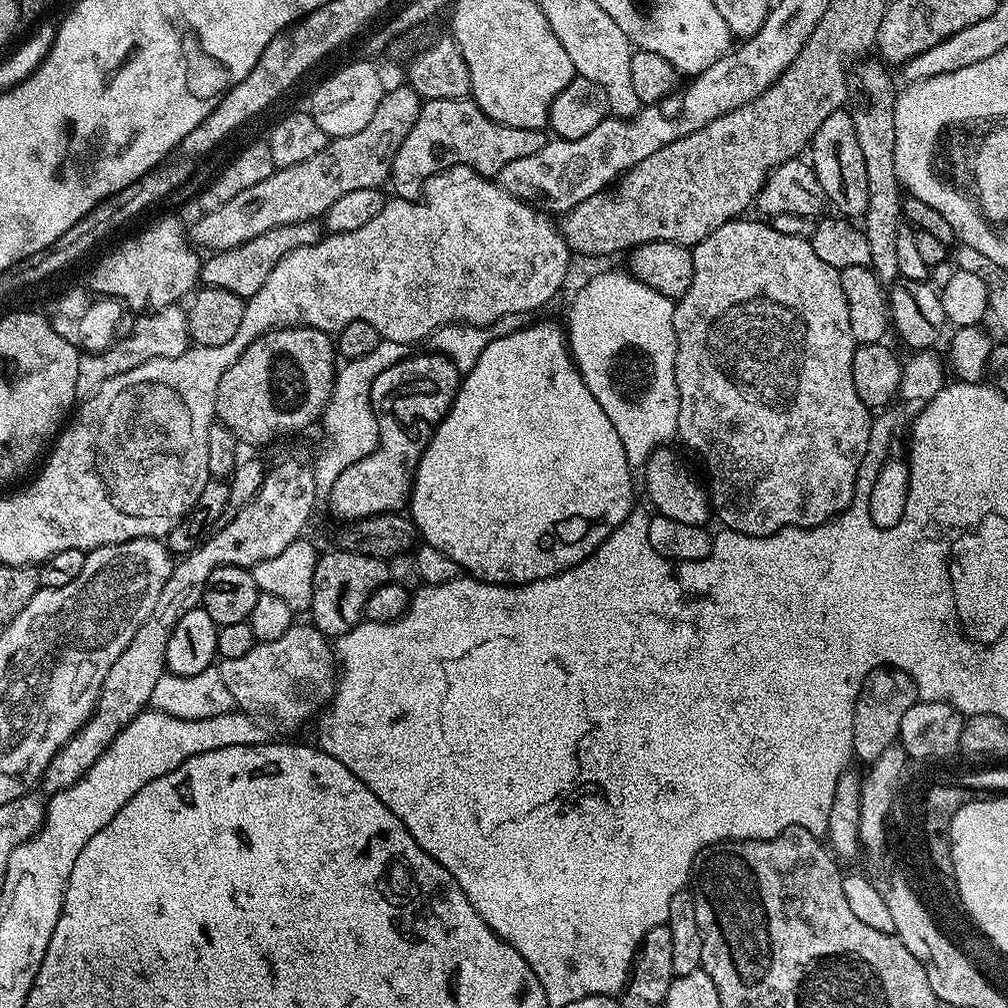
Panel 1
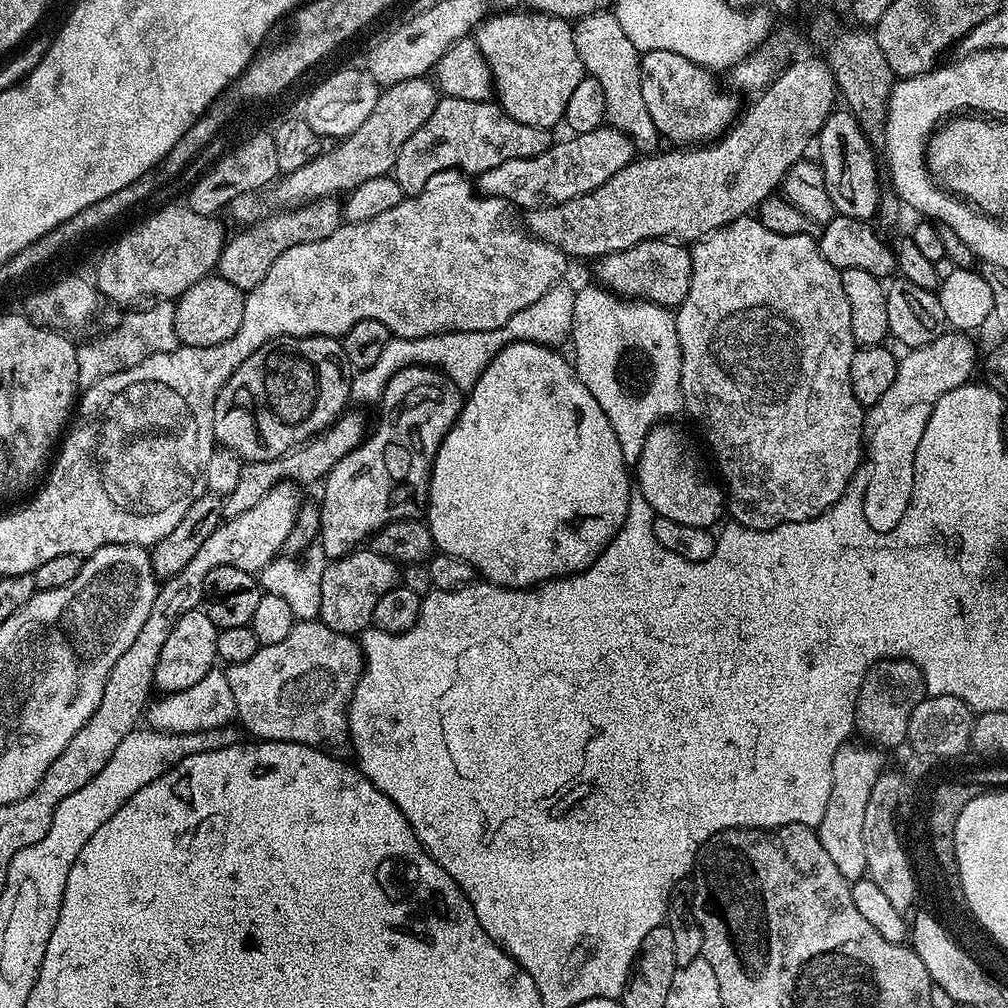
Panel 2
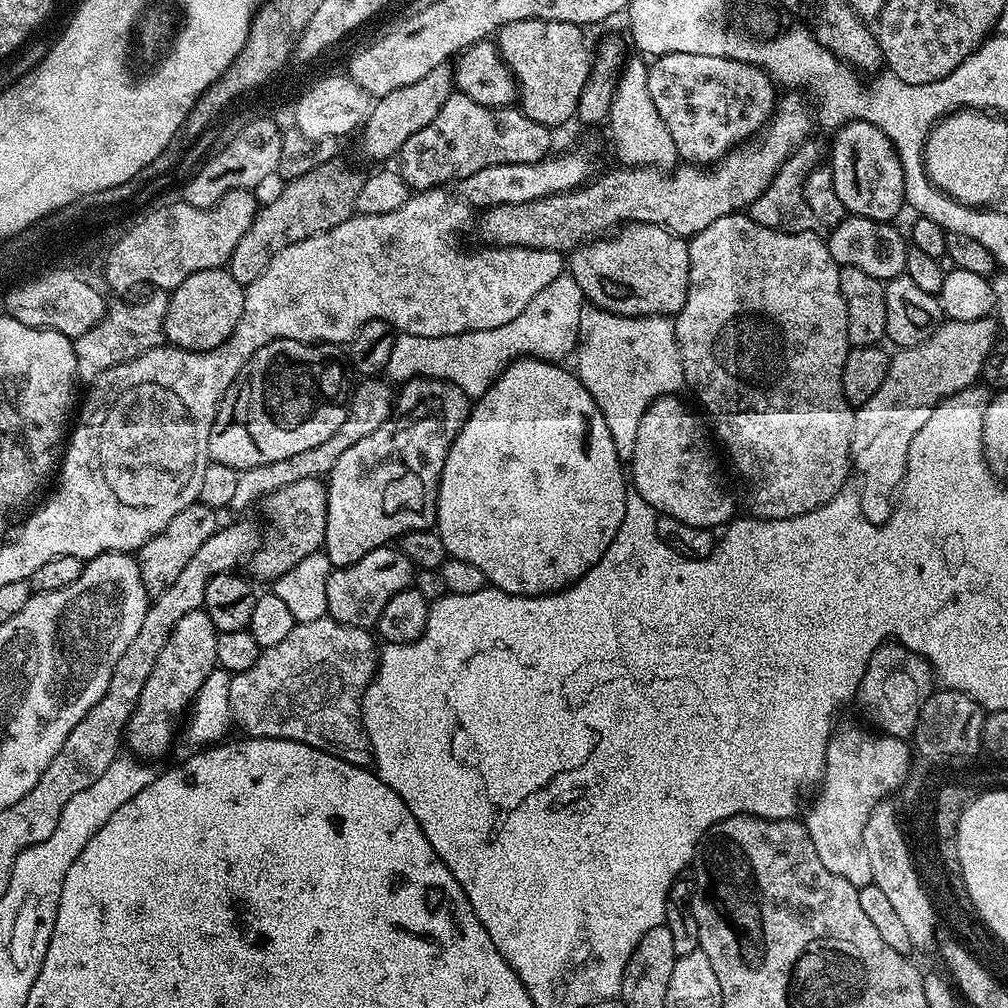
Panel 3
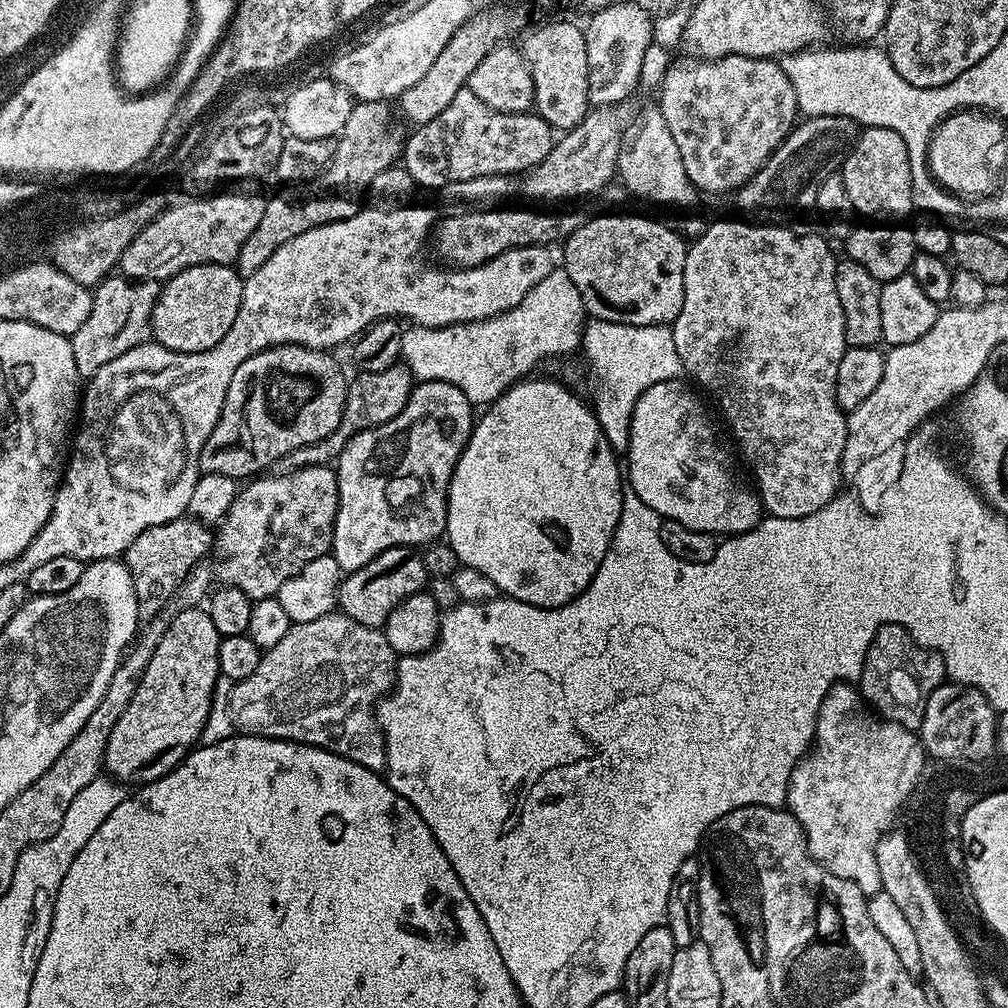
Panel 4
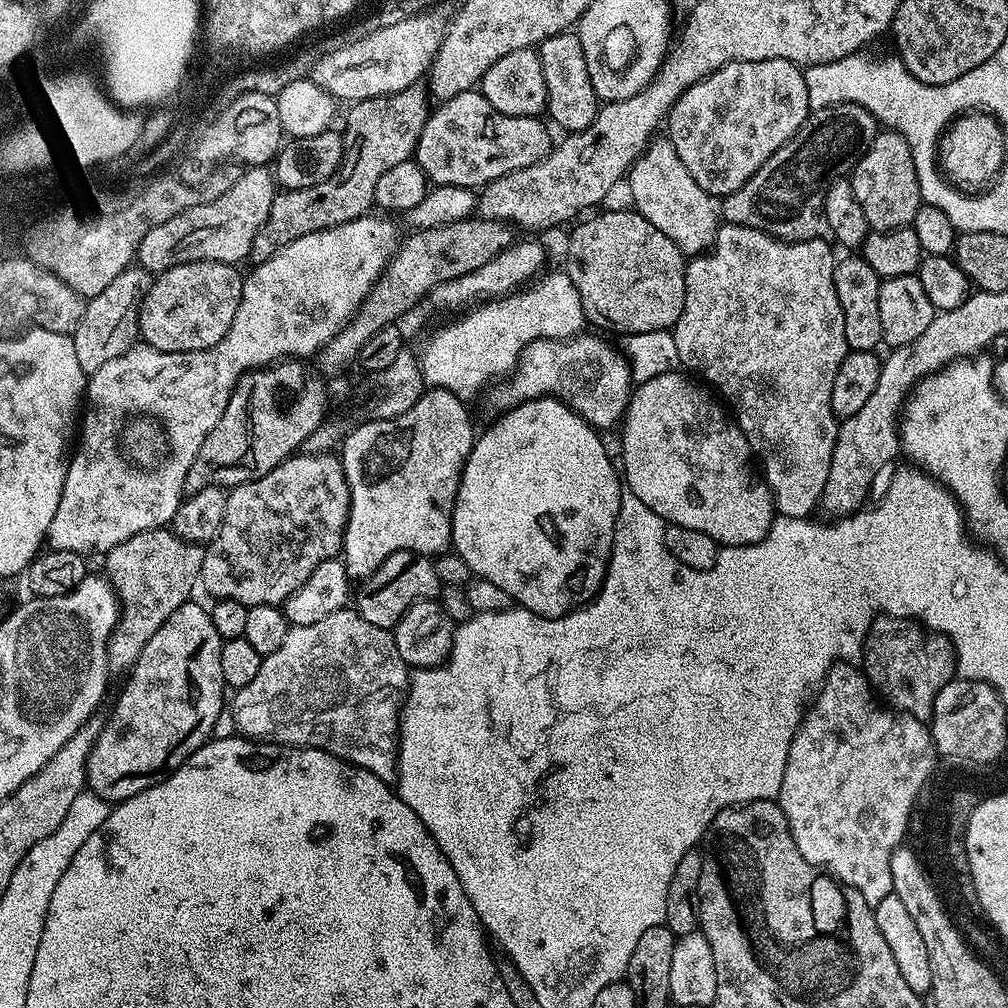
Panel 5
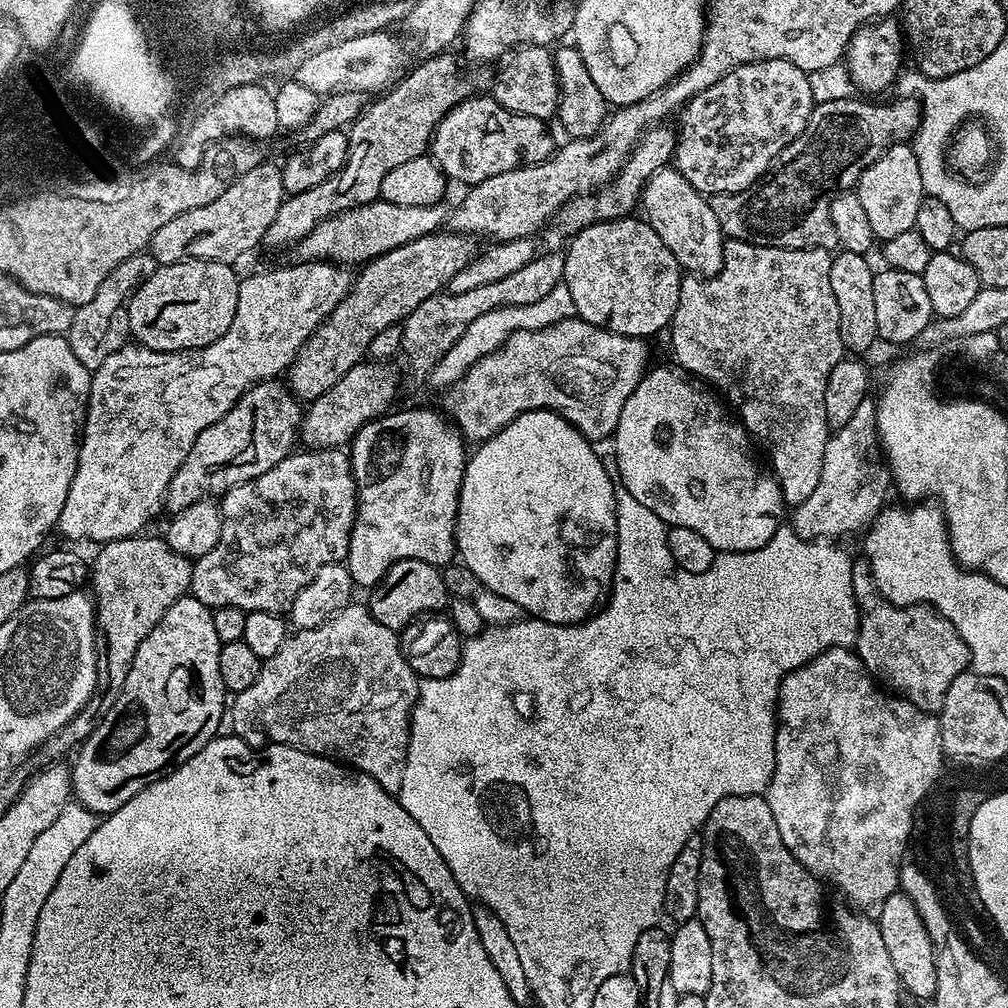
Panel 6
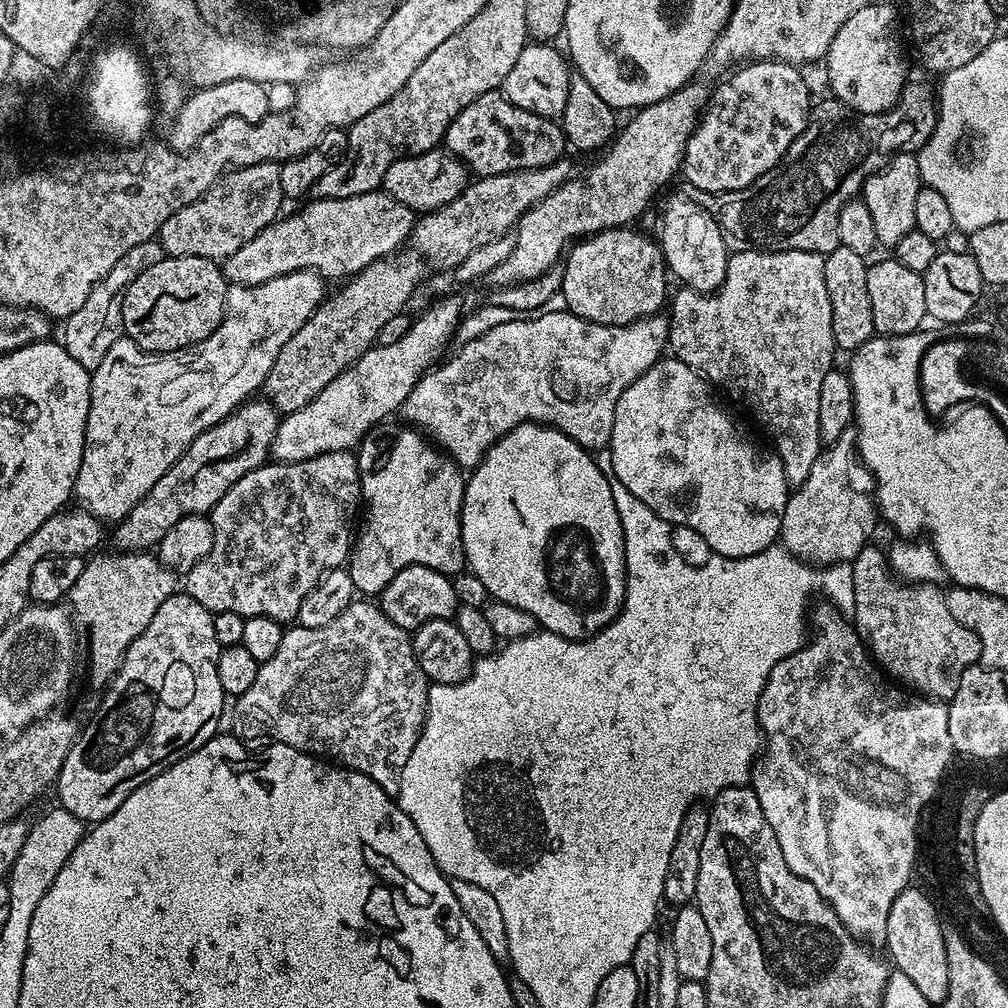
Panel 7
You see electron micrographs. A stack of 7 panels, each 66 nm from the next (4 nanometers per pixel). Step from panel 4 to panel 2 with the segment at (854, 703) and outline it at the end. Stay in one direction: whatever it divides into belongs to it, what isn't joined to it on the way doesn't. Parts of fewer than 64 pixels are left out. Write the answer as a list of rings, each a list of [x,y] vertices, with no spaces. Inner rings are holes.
[[[855,742],[843,744],[838,754],[834,754],[830,802],[826,806],[826,814],[818,829],[822,850],[830,854],[834,866],[838,866],[838,870],[849,882],[865,879],[868,870],[866,846],[862,846],[862,814],[874,782],[886,768],[883,758],[879,756],[881,753],[875,747],[860,744]]]

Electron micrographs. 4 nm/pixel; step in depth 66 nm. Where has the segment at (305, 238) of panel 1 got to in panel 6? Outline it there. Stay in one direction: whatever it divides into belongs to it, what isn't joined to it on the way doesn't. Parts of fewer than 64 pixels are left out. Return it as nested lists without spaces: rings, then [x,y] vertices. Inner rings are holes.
[[[452,54],[421,59],[412,73],[409,71],[395,81],[387,91],[375,97],[377,100],[373,104],[371,101],[365,107],[347,129],[348,157],[340,173],[303,194],[285,195],[282,206],[278,206],[278,214],[274,214],[274,222],[270,222],[264,235],[265,249],[276,248],[287,240],[299,241],[326,218],[379,200],[382,178],[386,178],[394,166],[402,166],[402,162],[410,162],[410,158],[418,158],[429,151],[438,122],[446,118],[454,105],[461,104],[474,92],[471,82],[460,73],[455,58],[448,55]]]

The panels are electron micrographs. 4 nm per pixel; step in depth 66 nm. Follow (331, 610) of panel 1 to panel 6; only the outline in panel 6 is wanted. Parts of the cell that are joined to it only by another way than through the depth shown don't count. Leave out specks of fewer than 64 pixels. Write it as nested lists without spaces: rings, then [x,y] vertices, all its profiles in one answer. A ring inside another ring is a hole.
[[[418,558],[394,562],[375,588],[371,589],[369,596],[372,597],[366,600],[368,611],[378,618],[378,622],[382,622],[382,626],[397,634],[403,633],[403,628],[411,620],[419,621],[427,613],[443,613],[450,603],[443,571],[437,565]]]

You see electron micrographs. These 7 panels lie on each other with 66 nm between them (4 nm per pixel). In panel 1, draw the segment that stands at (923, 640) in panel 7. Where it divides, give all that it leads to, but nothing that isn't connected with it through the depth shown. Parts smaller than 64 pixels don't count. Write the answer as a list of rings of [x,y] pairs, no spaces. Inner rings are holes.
[[[875,668],[862,682],[856,705],[852,711],[852,754],[857,761],[865,760],[871,766],[882,750],[897,743],[900,723],[906,710],[917,702],[916,687],[906,672],[896,668]]]

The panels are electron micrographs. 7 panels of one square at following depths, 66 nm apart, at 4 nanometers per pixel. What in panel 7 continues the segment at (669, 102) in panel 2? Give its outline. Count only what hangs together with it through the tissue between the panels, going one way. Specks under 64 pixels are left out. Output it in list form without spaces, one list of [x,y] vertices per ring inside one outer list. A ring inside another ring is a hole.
[[[757,60],[737,67],[731,73],[733,76],[729,80],[721,79],[719,81],[721,84],[717,88],[713,87],[711,89],[708,105],[704,107],[704,111],[700,117],[700,123],[696,125],[694,134],[686,142],[686,150],[684,151],[682,176],[685,176],[689,180],[689,185],[692,188],[697,188],[703,192],[737,192],[746,186],[750,186],[758,178],[762,178],[762,174],[766,174],[766,170],[770,170],[784,157],[786,150],[790,150],[792,143],[802,134],[802,130],[808,124],[808,113],[810,111],[810,103],[808,104],[808,84],[804,81],[804,76],[800,72],[803,71],[797,65],[786,64],[783,60]]]

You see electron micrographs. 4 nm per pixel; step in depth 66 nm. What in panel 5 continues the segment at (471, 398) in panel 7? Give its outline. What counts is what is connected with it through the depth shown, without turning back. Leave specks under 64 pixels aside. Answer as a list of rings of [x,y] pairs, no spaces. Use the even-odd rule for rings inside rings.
[[[581,334],[569,340],[535,340],[522,350],[520,360],[507,378],[487,393],[496,410],[507,410],[534,398],[552,396],[570,406],[587,424],[597,430],[612,428],[621,423],[634,391],[628,357],[619,347],[611,348],[596,336]]]

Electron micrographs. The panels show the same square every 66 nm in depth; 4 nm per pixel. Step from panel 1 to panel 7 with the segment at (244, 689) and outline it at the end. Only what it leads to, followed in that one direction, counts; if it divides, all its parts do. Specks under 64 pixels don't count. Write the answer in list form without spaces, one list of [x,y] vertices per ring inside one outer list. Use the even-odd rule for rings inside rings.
[[[364,598],[353,600],[349,608],[342,610],[342,614],[338,614],[338,618],[334,618],[334,622],[329,622],[326,626],[321,628],[292,627],[285,631],[282,646],[278,646],[274,658],[270,658],[260,666],[258,678],[254,678],[254,686],[250,686],[250,690],[246,690],[246,694],[235,697],[235,731],[244,738],[248,738],[252,731],[265,732],[266,735],[272,736],[268,738],[275,743],[294,746],[294,750],[302,750],[311,756],[319,756],[345,768],[352,768],[355,772],[366,774],[366,778],[378,782],[378,786],[382,786],[382,790],[386,790],[388,796],[399,797],[402,770],[410,758],[410,750],[414,750],[414,746],[418,742],[420,732],[424,729],[424,718],[428,714],[430,682],[422,674],[422,666],[418,666],[418,658],[412,649],[412,636],[405,629],[390,622],[390,618],[386,618],[386,614],[381,612],[379,603],[369,602]]]

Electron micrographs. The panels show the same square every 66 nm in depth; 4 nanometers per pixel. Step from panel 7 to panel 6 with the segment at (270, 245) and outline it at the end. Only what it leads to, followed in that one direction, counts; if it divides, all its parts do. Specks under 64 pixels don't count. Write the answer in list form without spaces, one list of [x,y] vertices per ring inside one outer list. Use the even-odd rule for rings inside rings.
[[[371,200],[369,204],[363,204],[357,208],[351,208],[345,212],[334,214],[326,218],[318,226],[314,226],[305,236],[300,237],[298,247],[300,247],[300,260],[327,260],[335,262],[341,266],[363,265],[374,256],[381,256],[383,252],[394,250],[406,242],[414,242],[431,232],[441,231],[449,223],[450,208],[447,203],[441,202],[430,206],[394,206],[394,202],[385,200]]]

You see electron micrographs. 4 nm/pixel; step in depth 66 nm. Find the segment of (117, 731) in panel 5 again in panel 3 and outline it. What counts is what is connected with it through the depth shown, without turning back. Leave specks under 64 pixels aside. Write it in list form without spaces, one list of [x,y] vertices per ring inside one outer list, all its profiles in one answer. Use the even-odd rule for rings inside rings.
[[[195,608],[190,614],[182,614],[178,618],[178,626],[166,638],[166,646],[162,646],[162,654],[158,654],[158,662],[154,662],[154,670],[150,670],[150,678],[146,678],[146,686],[142,686],[142,698],[134,706],[134,714],[128,719],[128,726],[124,729],[124,740],[133,753],[140,752],[164,752],[172,744],[172,735],[176,732],[176,719],[189,711],[190,705],[199,694],[199,688],[212,670],[217,667],[216,663],[216,638],[217,630],[214,622],[204,613],[203,608]]]

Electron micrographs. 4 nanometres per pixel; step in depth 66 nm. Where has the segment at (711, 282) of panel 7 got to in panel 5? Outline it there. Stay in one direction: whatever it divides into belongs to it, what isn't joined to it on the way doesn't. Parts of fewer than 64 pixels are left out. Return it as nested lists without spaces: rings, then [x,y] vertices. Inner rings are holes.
[[[656,138],[637,156],[632,167],[628,169],[626,185],[632,191],[635,211],[640,212],[654,226],[654,230],[662,230],[674,246],[684,253],[685,257],[701,255],[711,248],[716,241],[718,227],[718,204],[708,195],[694,178],[690,178],[690,170],[682,166],[682,158],[674,150],[667,138]]]

